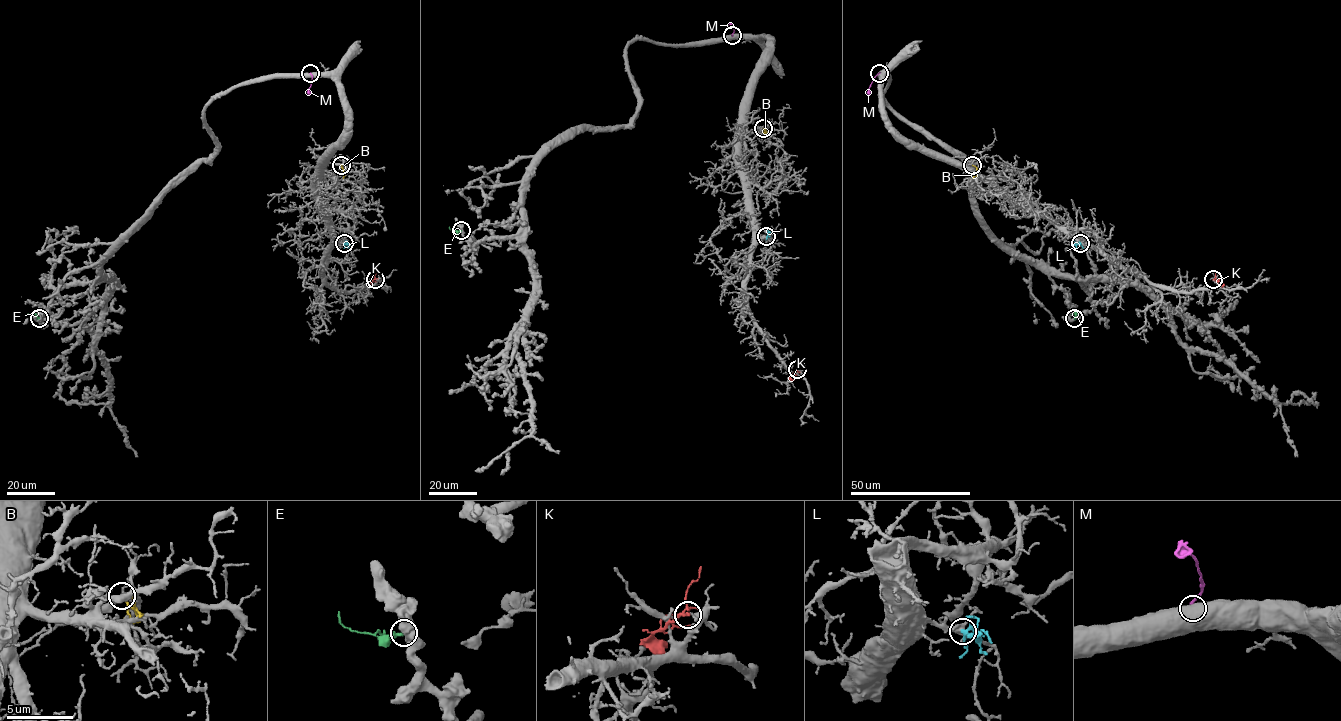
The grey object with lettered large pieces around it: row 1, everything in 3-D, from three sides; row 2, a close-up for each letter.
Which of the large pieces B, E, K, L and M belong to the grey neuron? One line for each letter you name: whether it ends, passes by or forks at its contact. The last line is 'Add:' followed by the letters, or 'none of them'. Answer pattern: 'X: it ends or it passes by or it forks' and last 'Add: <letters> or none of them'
L: it forks
Add: L

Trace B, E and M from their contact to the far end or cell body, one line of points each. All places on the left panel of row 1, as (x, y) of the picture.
B: (341, 165), (343, 178)
E: (39, 318), (27, 314)
M: (310, 73), (310, 94)

